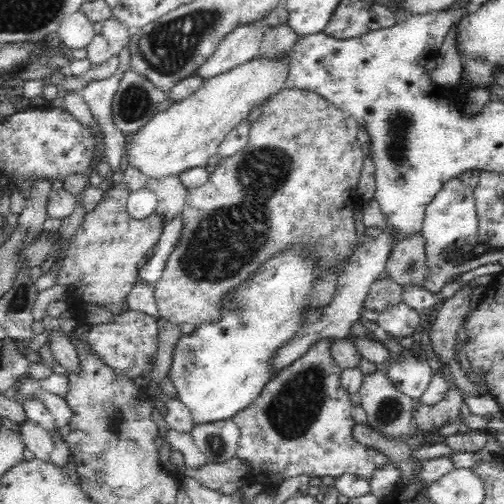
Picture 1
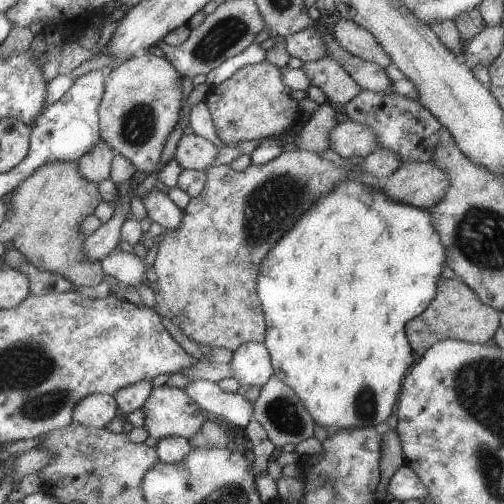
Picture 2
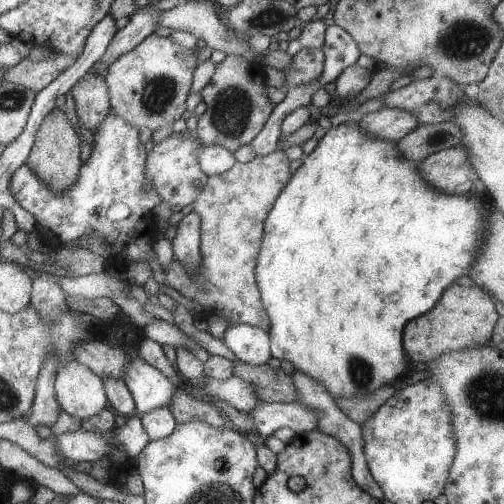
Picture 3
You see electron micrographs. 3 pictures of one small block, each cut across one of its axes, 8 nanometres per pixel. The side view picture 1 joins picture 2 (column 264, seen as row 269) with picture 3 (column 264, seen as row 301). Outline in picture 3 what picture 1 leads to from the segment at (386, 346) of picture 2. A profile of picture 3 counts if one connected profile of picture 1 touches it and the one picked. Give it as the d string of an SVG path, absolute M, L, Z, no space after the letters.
M351 116L347 122L331 128L321 140L319 148L305 158L303 166L295 172L291 184L283 190L279 202L275 204L271 216L267 218L263 248L257 264L257 280L263 292L263 302L267 304L267 312L271 314L273 320L273 326L269 330L273 342L273 358L285 360L291 366L295 366L297 372L321 382L321 386L325 386L335 396L335 400L361 398L365 394L373 394L375 390L387 386L387 382L401 378L401 374L405 374L405 354L401 346L403 326L409 320L415 320L423 316L427 310L435 308L443 292L459 276L467 276L471 264L475 264L479 256L481 246L485 248L485 230L489 228L489 222L485 220L485 208L481 200L471 196L445 196L429 188L417 174L415 166L417 164L401 158L395 144L367 136L357 124L357 116Z

